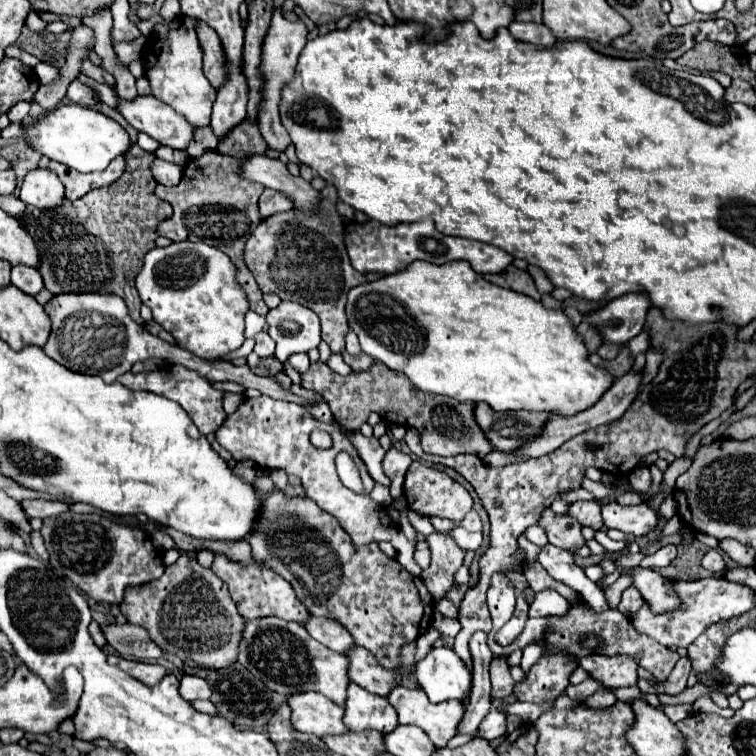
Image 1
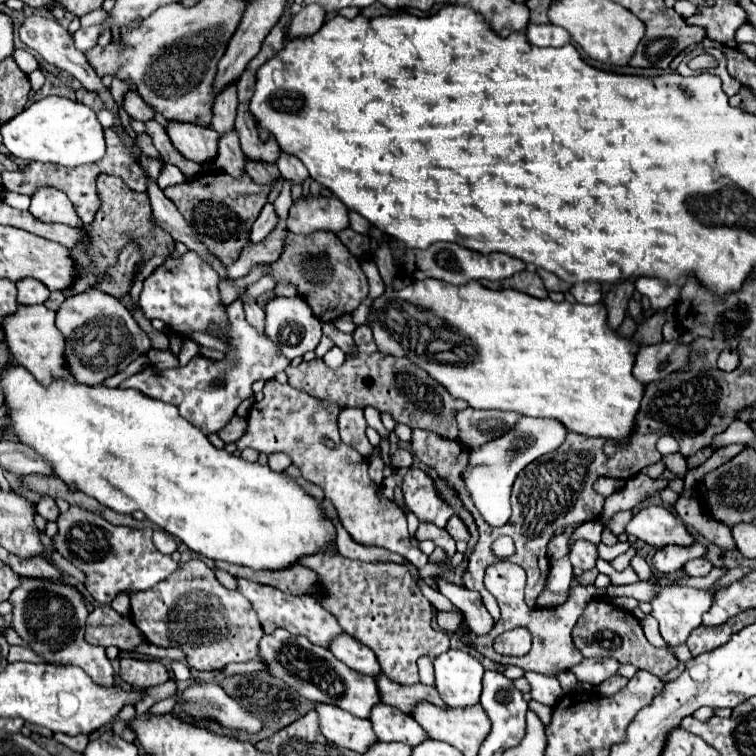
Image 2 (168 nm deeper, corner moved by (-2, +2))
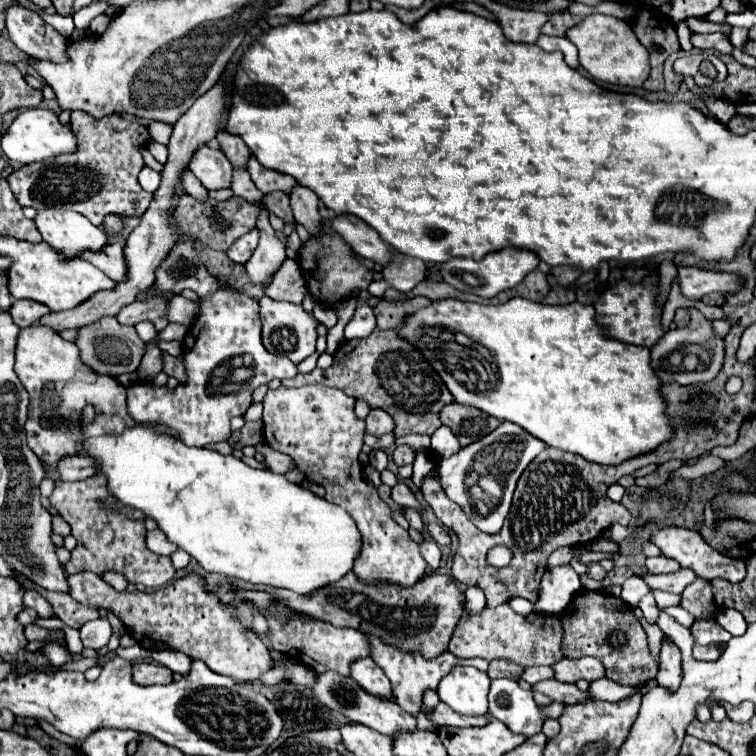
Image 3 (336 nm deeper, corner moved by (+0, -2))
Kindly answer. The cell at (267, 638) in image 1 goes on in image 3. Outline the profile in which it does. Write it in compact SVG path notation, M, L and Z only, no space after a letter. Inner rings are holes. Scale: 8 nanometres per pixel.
M326 672L326 674L316 674L318 682L314 684L314 694L316 698L332 708L334 712L342 712L344 716L348 716L352 722L364 724L380 734L388 734L388 736L396 736L402 732L414 732L416 730L416 718L408 716L408 712L404 712L398 704L394 704L392 700L380 700L376 696L368 696L368 692L364 692L352 678L344 678L336 672Z

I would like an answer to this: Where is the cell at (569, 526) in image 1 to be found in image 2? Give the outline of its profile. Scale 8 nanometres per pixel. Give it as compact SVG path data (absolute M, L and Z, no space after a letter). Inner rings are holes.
M576 540L576 544L572 544L570 548L570 562L574 568L590 570L594 568L596 558L598 558L598 548L588 540Z

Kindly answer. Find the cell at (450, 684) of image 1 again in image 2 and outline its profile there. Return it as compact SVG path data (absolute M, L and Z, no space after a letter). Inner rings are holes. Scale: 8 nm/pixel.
M448 650L434 658L436 690L446 706L466 708L478 704L484 666L466 650Z

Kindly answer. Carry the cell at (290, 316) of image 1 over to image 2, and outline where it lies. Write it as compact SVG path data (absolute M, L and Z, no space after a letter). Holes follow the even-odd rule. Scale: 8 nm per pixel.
M302 296L294 298L270 298L266 304L266 336L280 348L280 352L292 360L304 356L308 350L314 350L322 338L322 324L310 312L310 306Z

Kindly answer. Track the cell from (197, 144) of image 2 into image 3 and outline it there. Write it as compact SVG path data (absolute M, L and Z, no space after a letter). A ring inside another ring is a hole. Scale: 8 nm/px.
M200 146L192 158L190 170L206 190L230 188L232 164L220 150L210 150L208 146Z

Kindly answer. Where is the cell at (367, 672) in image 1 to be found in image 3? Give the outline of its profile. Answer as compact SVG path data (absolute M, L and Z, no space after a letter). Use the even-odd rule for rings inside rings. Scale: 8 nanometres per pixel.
M440 702L436 706L436 712L432 714L432 720L438 726L454 726L454 728L470 728L470 726L484 726L488 724L486 716L478 716L478 718L468 718L468 716L460 716L456 714L448 704Z

